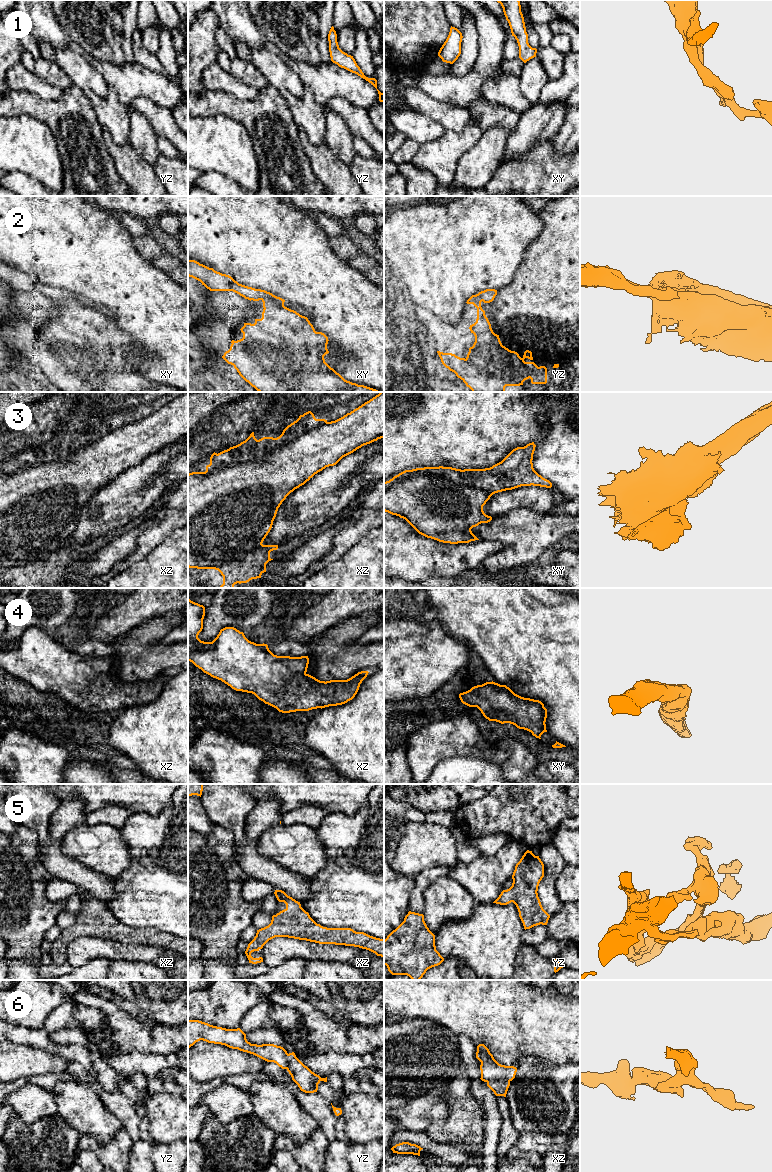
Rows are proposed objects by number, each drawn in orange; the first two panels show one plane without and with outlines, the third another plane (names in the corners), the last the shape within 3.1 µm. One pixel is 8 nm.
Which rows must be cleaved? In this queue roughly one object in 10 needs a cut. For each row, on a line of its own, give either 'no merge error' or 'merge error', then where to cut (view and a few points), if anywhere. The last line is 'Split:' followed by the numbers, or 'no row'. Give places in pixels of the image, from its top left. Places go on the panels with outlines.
1: no merge error | no cut
2: merge error | xy (262, 299), (273, 299), (283, 306)
3: no merge error | no cut
4: no merge error | no cut
5: no merge error | no cut
6: no merge error | no cut
Split: 2

